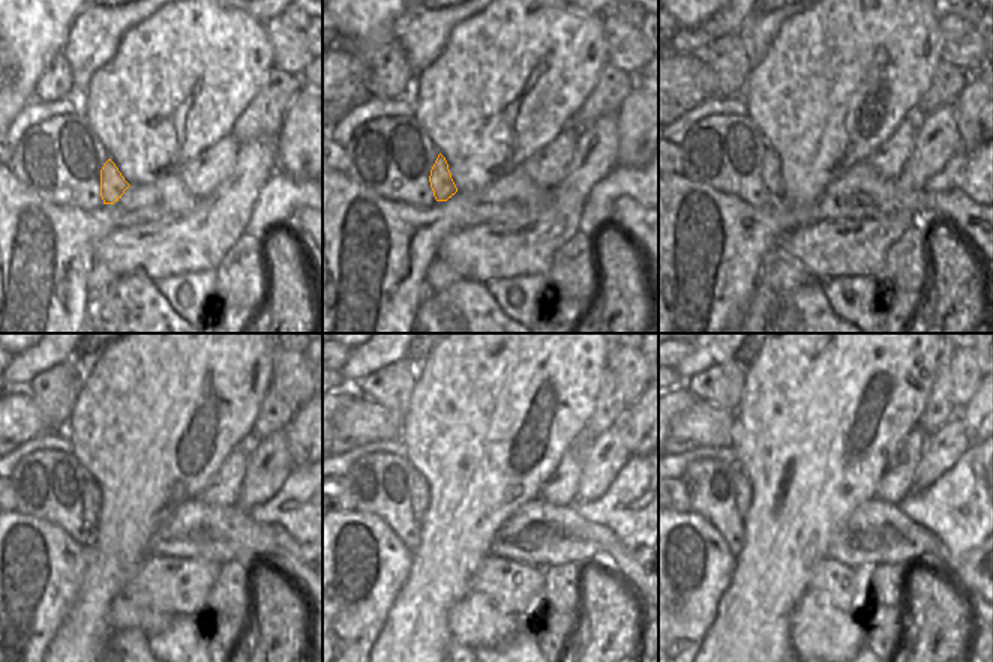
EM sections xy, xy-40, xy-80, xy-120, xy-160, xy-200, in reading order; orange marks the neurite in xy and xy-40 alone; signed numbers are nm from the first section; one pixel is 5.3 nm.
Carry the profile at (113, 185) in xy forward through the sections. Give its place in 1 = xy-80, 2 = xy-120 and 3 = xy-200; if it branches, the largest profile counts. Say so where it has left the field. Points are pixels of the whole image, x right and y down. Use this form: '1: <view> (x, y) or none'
1: xy-80 (771, 168)
2: xy-120 (90, 493)
3: xy-200 (741, 484)

